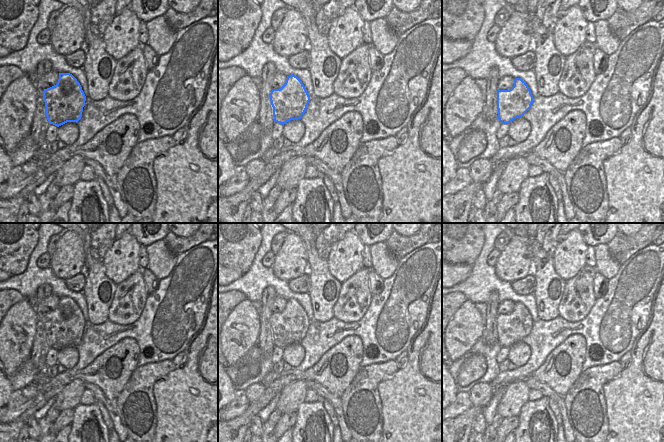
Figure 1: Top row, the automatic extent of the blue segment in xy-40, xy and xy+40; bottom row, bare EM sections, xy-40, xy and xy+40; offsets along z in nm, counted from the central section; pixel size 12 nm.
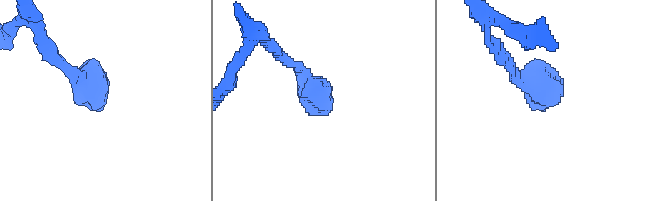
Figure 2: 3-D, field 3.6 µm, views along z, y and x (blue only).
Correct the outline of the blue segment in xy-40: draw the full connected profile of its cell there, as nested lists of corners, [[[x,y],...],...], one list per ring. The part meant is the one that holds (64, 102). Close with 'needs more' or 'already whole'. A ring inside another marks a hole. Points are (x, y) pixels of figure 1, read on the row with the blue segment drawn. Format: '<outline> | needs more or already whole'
[[[59,73],[57,84],[44,89],[43,100],[49,124],[59,127],[81,119],[86,96],[72,74]]] | already whole

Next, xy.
[[[295,75],[287,76],[280,89],[270,93],[274,122],[286,124],[288,121],[301,119],[310,101],[310,96],[302,81]]] | already whole

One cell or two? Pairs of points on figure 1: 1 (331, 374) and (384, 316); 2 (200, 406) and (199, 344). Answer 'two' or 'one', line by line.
1: two
2: one

